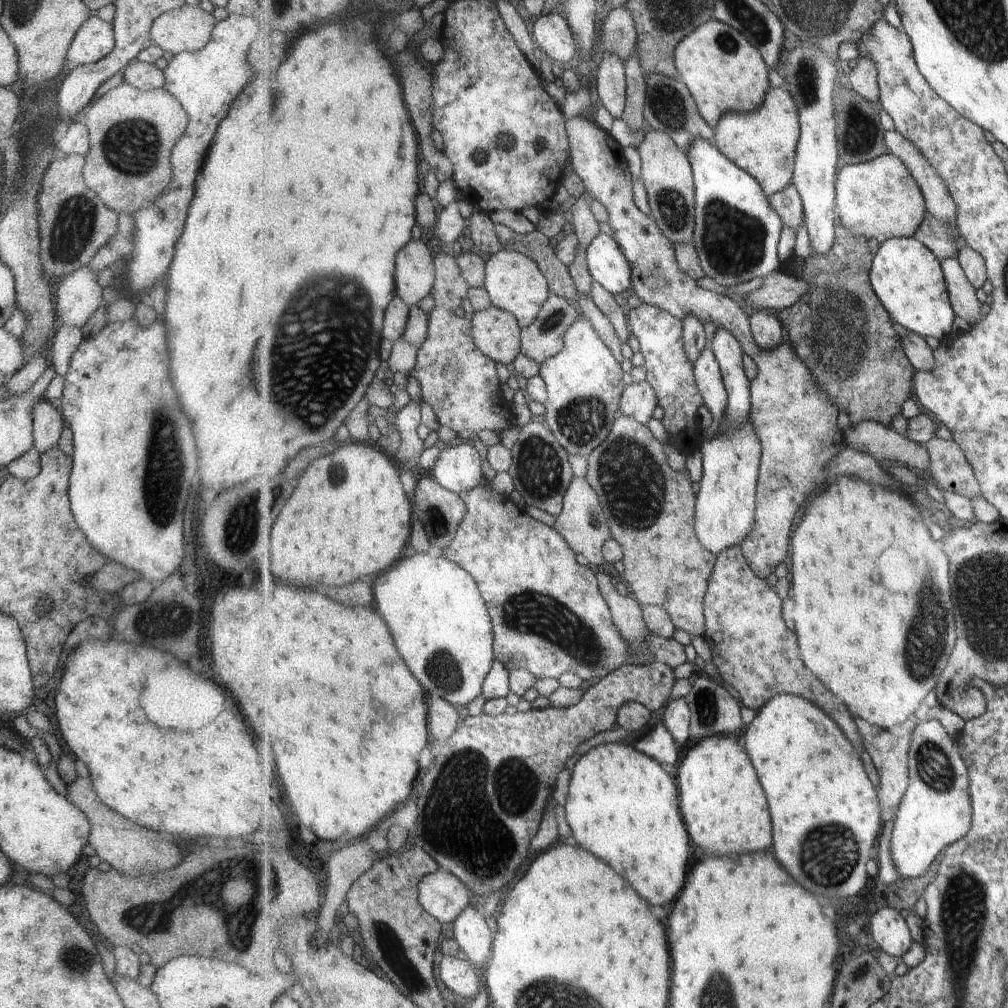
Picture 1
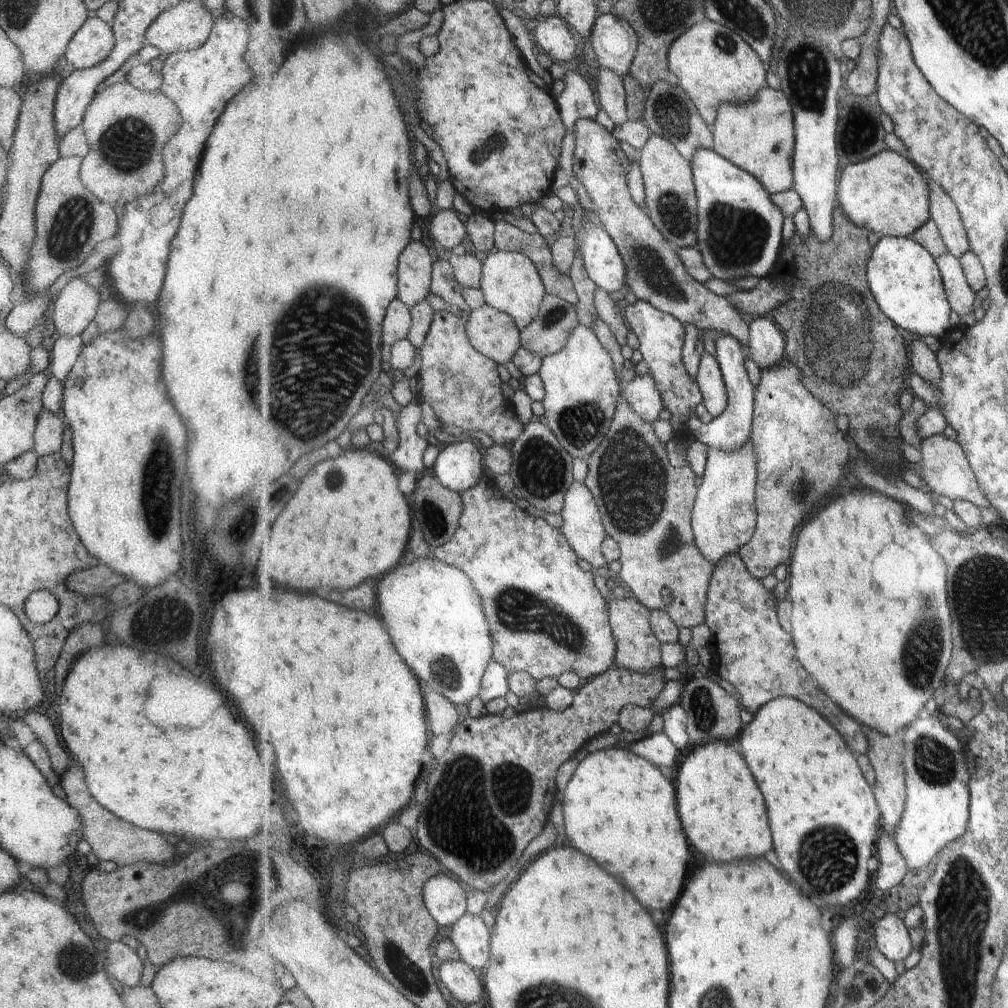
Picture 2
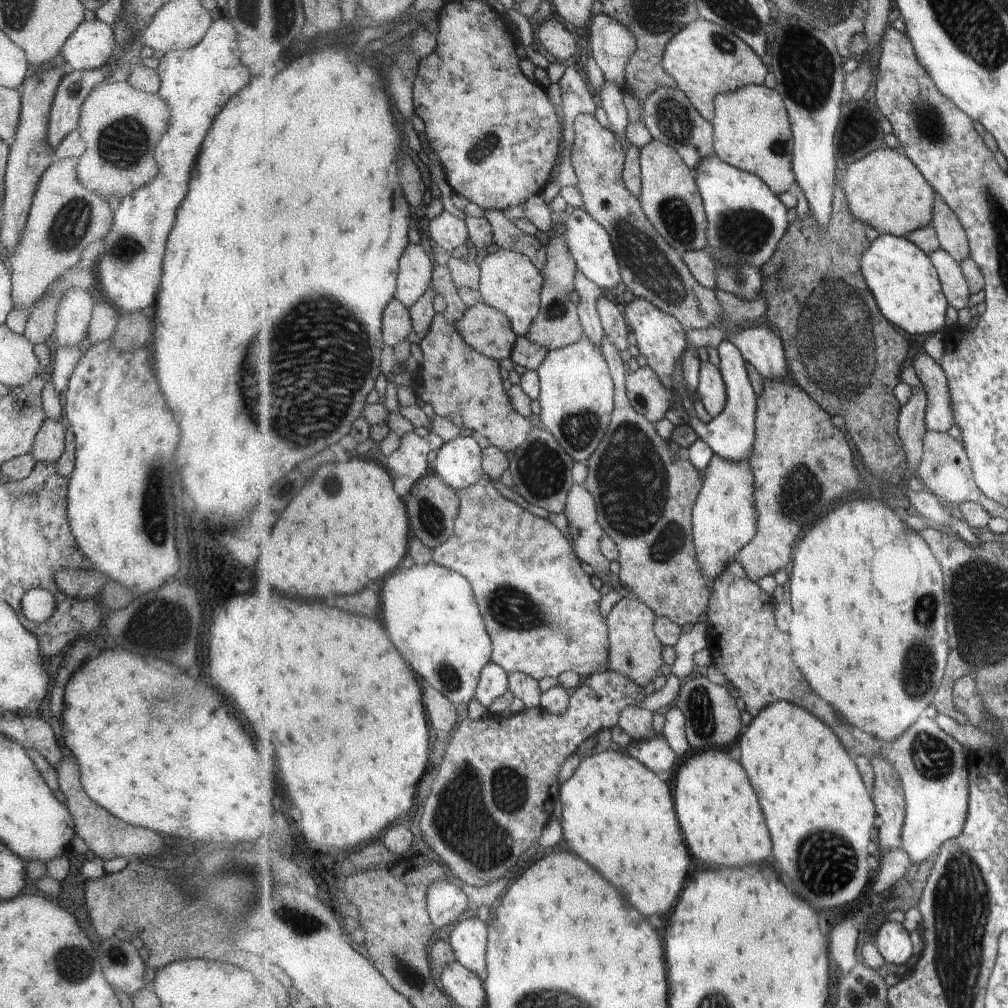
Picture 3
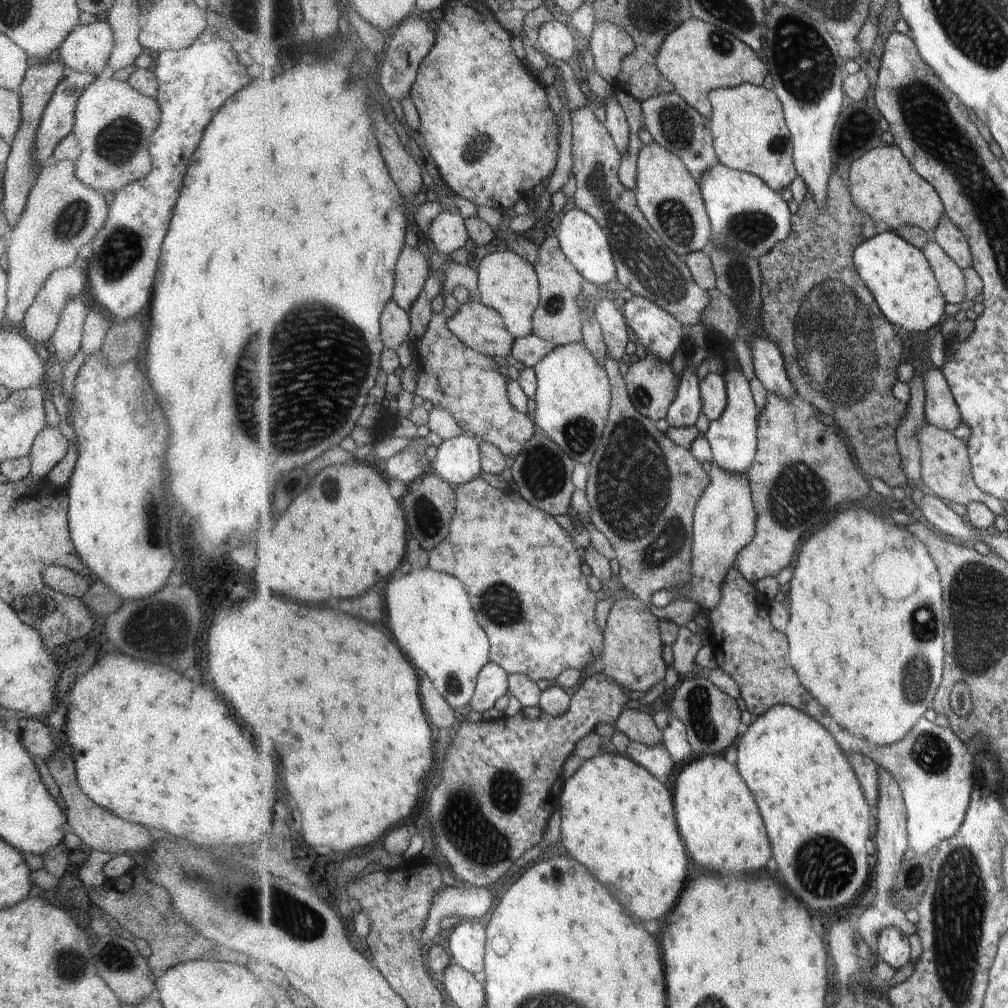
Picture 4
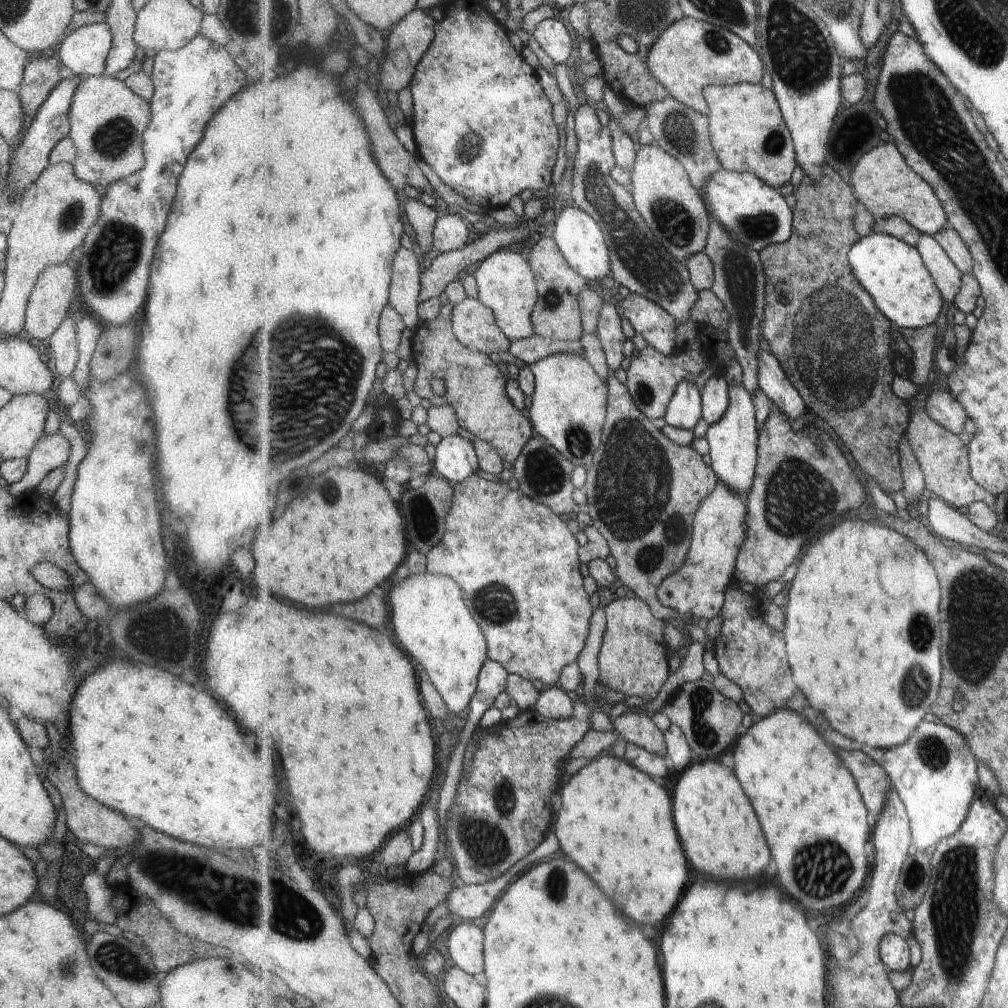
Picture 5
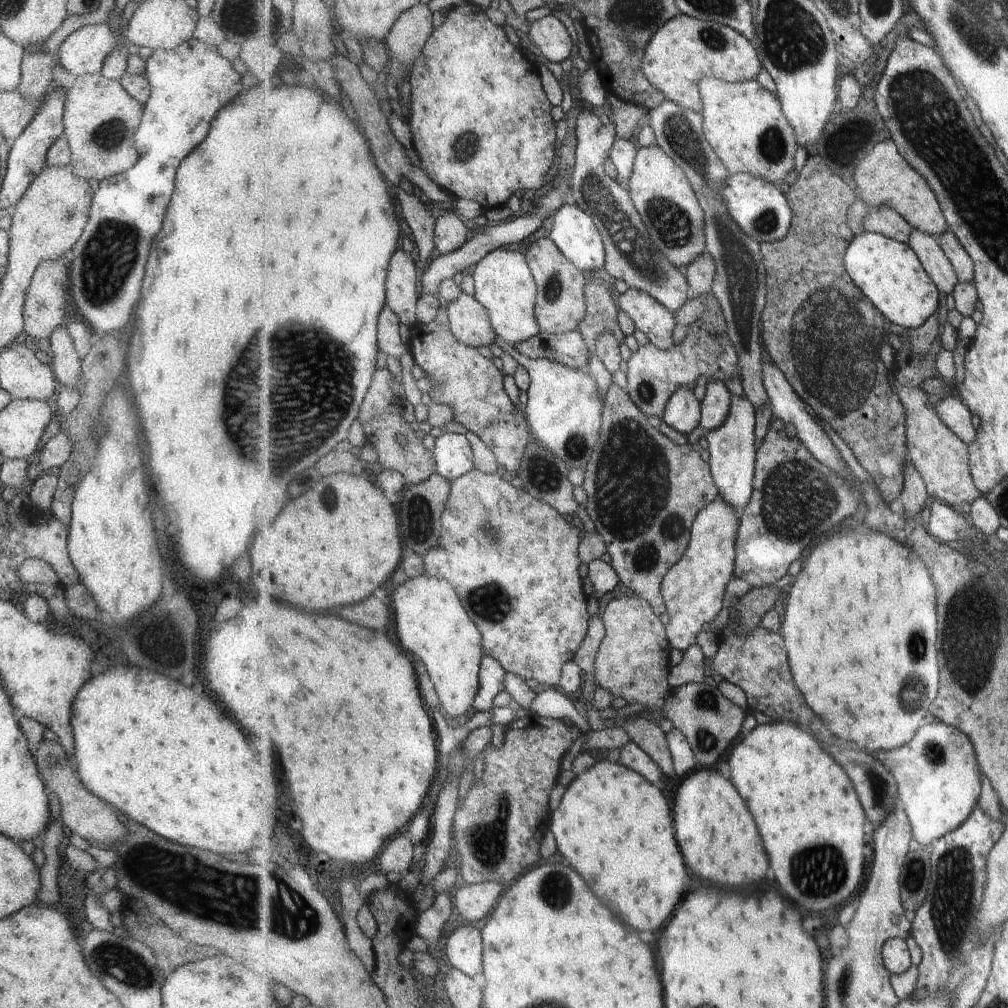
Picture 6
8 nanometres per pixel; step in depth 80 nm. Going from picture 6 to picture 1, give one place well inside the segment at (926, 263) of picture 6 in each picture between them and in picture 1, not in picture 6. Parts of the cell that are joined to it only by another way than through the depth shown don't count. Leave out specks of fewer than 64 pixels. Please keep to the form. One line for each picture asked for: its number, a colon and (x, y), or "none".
1: (966, 304)
2: (960, 294)
3: (955, 287)
4: (951, 279)
5: (948, 278)

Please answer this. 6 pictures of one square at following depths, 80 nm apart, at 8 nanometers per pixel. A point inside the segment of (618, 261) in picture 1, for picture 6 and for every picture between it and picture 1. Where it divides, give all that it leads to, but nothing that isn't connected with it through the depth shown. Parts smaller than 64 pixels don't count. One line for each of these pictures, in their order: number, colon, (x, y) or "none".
2: (603, 261)
3: (590, 244)
4: (585, 243)
5: (581, 241)
6: (574, 231)

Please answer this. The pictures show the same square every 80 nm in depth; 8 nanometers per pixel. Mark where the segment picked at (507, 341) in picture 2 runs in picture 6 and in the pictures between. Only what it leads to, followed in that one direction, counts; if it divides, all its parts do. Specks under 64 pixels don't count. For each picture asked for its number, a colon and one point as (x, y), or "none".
3: (487, 330)
4: (480, 327)
5: (474, 324)
6: (470, 322)

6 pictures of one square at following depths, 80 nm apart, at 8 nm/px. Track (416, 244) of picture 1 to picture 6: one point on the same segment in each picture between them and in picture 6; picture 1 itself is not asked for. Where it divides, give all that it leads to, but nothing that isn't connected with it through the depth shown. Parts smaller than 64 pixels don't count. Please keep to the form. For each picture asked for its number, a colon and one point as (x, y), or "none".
2: (415, 269)
3: (416, 274)
4: (411, 274)
5: (406, 285)
6: (402, 298)

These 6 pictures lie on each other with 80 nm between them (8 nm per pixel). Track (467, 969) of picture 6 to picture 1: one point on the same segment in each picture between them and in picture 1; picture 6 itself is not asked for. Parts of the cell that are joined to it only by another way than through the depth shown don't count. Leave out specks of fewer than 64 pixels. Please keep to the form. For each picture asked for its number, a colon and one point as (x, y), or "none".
1: (470, 929)
2: (473, 939)
3: (469, 940)
4: (467, 943)
5: (466, 942)

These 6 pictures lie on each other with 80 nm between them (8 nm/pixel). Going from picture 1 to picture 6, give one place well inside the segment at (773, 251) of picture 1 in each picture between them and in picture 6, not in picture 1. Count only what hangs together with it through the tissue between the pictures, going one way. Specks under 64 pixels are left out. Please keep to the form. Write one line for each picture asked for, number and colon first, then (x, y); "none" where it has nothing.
2: (740, 226)
3: (747, 221)
4: (750, 217)
5: (755, 213)
6: (761, 208)

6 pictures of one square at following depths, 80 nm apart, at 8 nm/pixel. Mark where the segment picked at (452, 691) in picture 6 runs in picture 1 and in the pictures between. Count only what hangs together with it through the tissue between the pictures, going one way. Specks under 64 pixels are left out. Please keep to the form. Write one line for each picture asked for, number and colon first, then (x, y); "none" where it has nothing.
1: (440, 620)
2: (434, 614)
3: (431, 612)
4: (430, 613)
5: (431, 621)

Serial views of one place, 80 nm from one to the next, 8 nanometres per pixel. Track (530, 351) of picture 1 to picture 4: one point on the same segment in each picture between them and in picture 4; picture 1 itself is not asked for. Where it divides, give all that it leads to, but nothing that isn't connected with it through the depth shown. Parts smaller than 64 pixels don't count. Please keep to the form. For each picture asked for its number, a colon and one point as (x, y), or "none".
2: (548, 334)
3: (557, 326)
4: (558, 319)

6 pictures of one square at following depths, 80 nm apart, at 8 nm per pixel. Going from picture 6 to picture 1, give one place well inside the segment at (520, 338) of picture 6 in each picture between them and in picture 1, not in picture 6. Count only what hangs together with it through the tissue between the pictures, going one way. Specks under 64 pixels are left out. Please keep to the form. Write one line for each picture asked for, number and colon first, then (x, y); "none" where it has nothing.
1: (515, 282)
2: (511, 282)
3: (509, 281)
4: (508, 283)
5: (506, 283)

